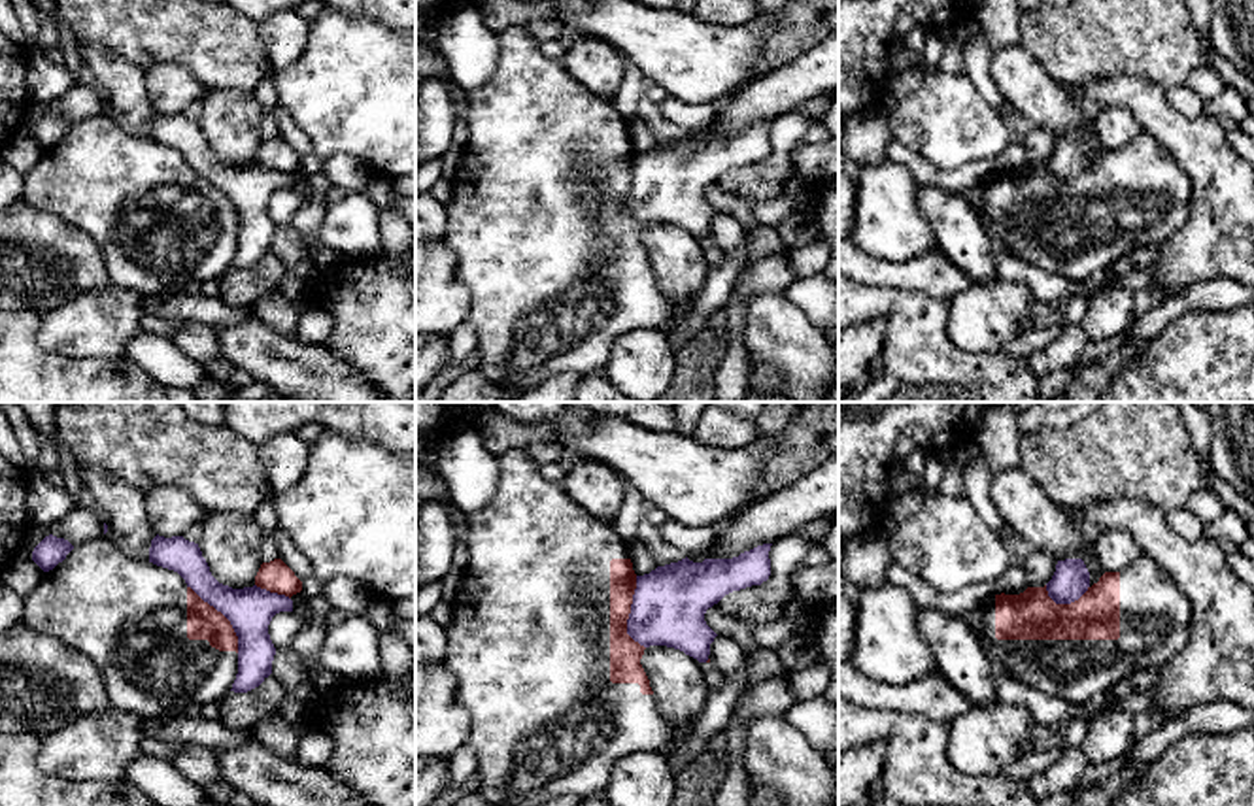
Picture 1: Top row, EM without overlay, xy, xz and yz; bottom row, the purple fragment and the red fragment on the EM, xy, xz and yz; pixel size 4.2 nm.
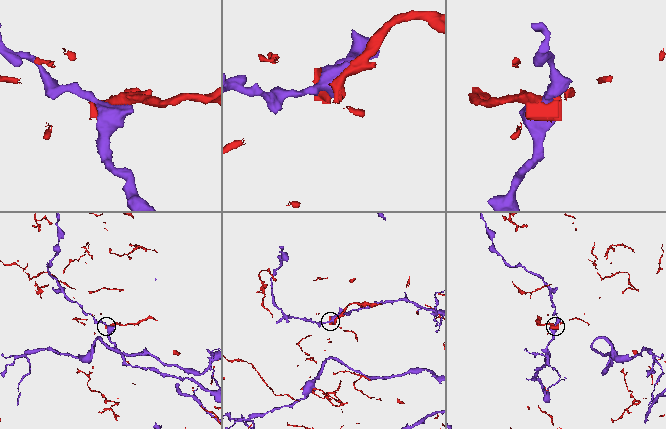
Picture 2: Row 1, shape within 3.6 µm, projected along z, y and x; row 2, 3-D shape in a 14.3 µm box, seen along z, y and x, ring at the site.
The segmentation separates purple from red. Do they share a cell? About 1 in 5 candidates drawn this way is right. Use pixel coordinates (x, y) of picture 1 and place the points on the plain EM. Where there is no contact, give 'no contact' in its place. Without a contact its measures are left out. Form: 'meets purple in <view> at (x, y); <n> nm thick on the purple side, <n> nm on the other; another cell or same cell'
meets purple in xz at (629, 191); 320 nm thick on the purple side, 140 nm on the other; another cell

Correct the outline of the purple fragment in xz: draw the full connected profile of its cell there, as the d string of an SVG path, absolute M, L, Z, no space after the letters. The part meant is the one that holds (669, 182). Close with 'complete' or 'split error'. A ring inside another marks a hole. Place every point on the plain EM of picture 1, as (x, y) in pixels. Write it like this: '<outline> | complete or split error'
M771 123L733 136L693 140L686 134L636 153L627 211L644 225L667 223L706 240L718 213L704 198L706 187L733 168L767 159Z | complete

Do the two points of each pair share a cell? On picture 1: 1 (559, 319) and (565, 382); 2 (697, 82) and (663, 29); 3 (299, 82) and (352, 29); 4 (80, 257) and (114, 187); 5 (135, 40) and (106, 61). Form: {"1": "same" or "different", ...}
{"1": "different", "2": "same", "3": "same", "4": "different", "5": "different"}

